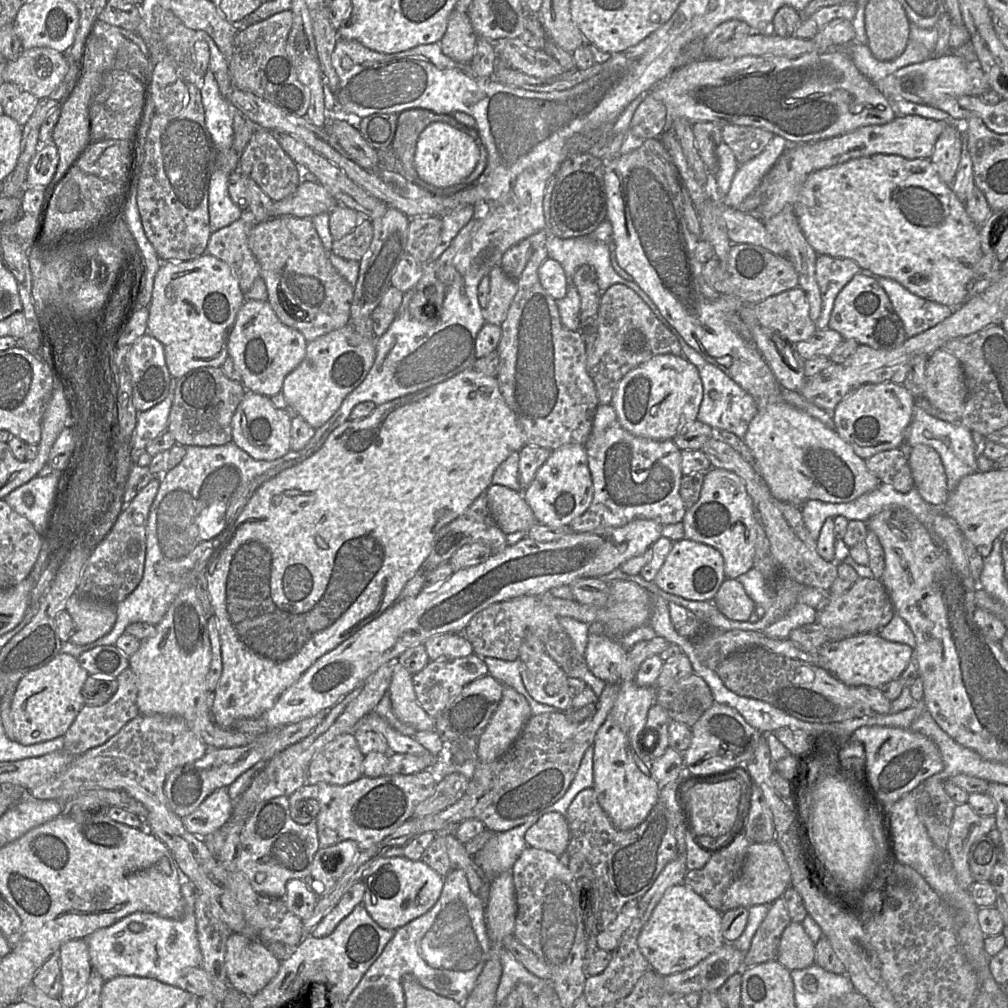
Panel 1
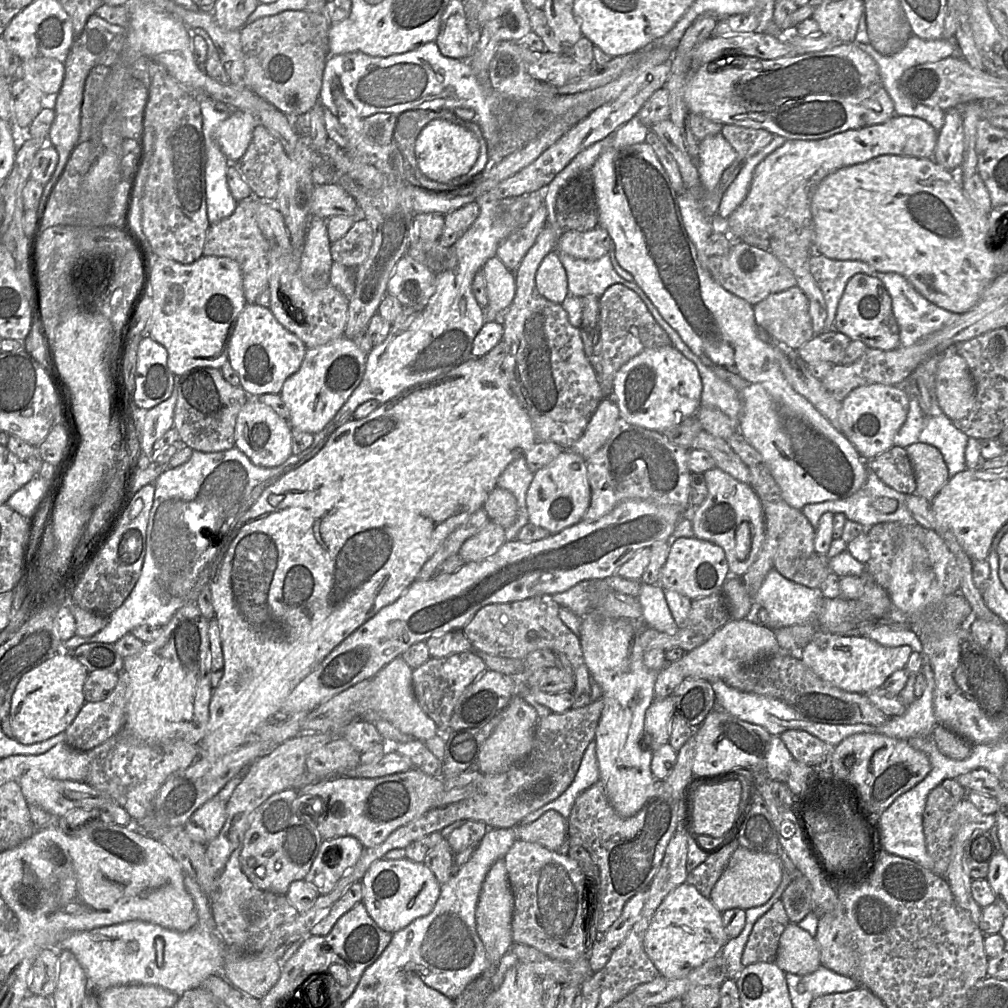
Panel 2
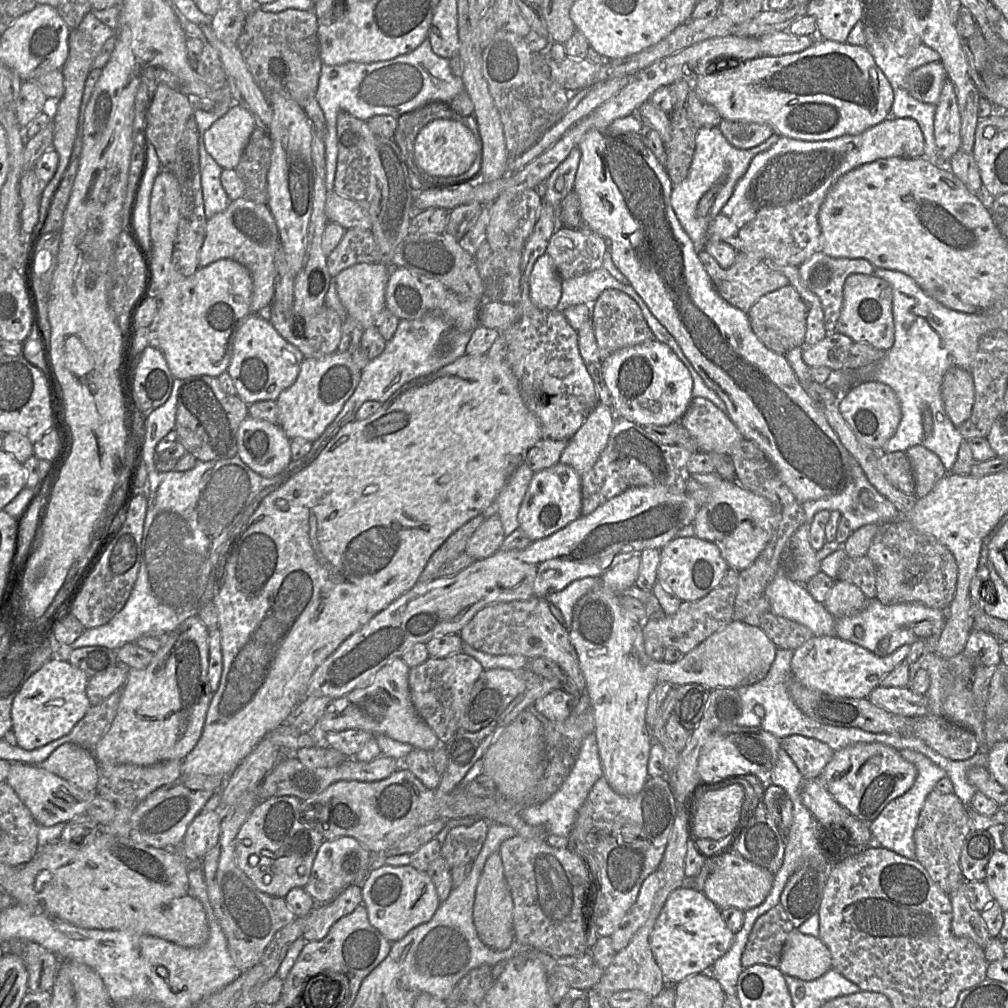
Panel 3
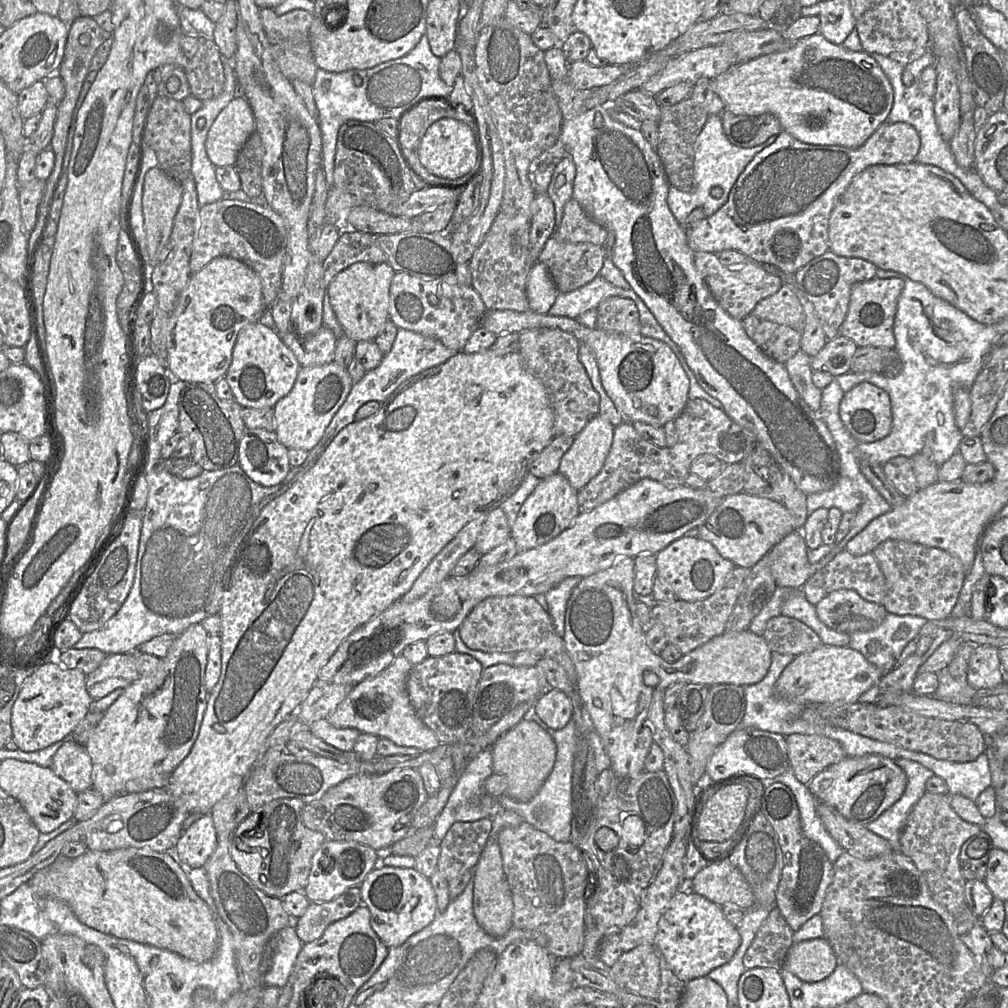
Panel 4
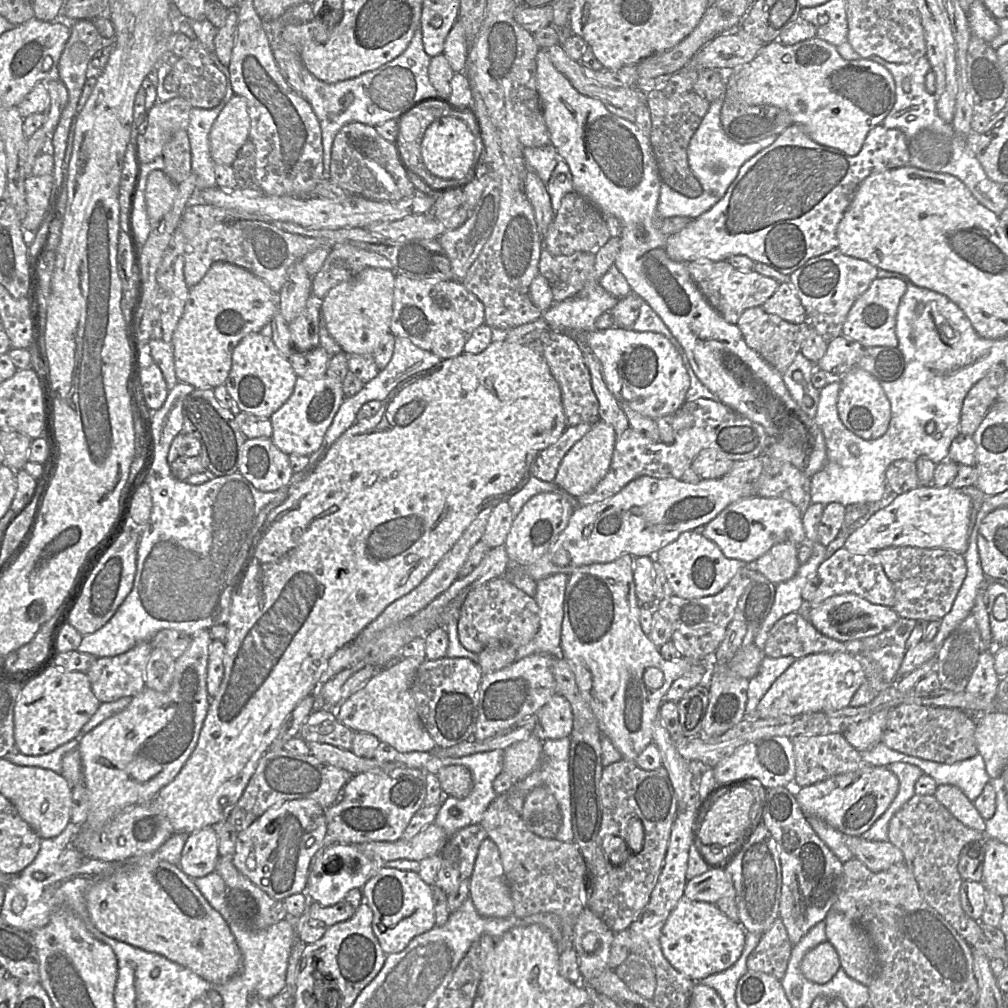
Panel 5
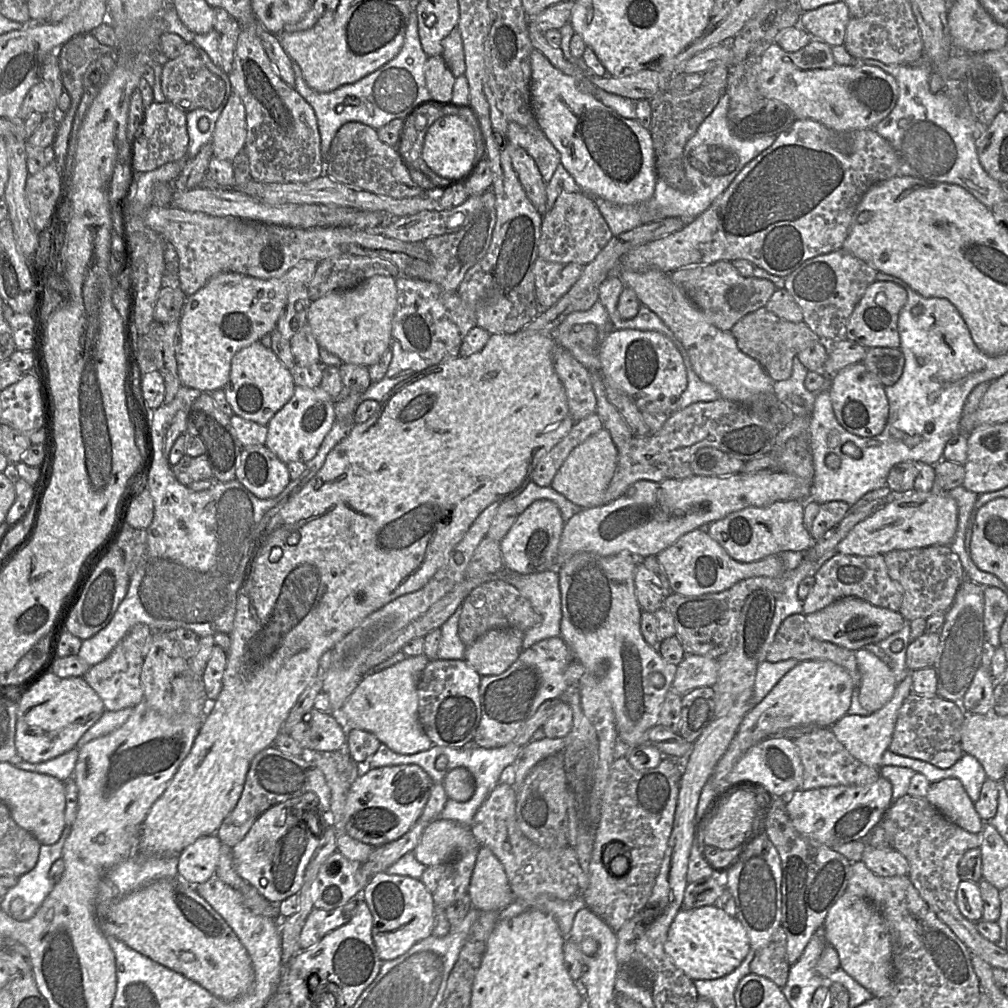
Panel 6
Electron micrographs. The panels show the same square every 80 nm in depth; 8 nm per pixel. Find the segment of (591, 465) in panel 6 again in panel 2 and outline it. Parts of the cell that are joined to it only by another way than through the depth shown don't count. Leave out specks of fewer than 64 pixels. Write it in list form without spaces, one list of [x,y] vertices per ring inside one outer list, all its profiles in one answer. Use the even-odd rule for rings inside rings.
[[[603,398],[592,414],[583,435],[570,450],[585,460],[588,459],[608,440],[618,418],[619,410],[613,398]]]

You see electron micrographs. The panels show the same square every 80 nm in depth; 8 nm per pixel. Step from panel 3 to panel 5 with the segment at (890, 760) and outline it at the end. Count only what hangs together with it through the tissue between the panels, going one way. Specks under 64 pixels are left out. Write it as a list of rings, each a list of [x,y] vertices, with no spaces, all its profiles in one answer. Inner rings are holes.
[[[865,765],[857,771],[835,775],[802,787],[795,798],[806,819],[814,816],[845,835],[861,836],[888,809],[895,799],[898,789],[898,777],[886,766]]]

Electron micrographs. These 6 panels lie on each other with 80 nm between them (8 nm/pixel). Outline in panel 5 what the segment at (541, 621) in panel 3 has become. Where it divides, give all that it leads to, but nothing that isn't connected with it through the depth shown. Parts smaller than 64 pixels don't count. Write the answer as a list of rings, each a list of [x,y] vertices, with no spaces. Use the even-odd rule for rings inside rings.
[[[505,577],[488,580],[466,596],[458,620],[458,637],[469,651],[478,654],[489,645],[508,644],[516,648],[526,645],[538,632],[540,610],[534,598]]]

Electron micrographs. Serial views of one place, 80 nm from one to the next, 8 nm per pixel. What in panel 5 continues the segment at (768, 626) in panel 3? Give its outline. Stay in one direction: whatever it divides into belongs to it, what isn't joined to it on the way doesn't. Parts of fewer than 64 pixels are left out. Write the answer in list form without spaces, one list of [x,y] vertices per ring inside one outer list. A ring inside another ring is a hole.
[[[799,612],[779,619],[771,628],[765,643],[767,657],[793,656],[796,659],[822,652],[847,652],[844,642],[821,634],[812,623]]]

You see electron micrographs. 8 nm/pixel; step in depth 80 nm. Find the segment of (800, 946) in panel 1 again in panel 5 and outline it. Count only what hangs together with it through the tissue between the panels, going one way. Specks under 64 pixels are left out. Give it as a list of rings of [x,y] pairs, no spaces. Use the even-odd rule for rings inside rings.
[[[828,940],[810,950],[800,964],[803,976],[817,984],[829,982],[840,967],[838,953]]]

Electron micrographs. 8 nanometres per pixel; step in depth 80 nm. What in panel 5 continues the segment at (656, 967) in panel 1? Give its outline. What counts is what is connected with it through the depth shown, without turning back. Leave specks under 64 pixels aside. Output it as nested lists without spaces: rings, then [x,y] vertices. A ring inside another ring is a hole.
[[[683,896],[670,913],[660,935],[664,957],[681,974],[695,982],[733,966],[742,955],[746,932],[715,904],[693,901]]]

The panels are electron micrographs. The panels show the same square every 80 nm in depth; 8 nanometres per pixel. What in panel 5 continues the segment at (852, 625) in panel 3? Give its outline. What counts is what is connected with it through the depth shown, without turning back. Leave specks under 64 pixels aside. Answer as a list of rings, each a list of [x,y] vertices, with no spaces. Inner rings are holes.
[[[899,617],[888,629],[878,635],[862,639],[861,653],[877,662],[883,670],[883,679],[886,684],[891,684],[906,654],[906,642],[914,627],[919,623],[915,619]],[[906,626],[907,630],[899,635],[898,629]]]

